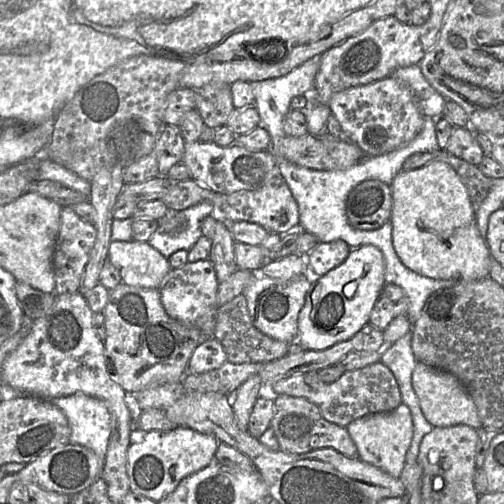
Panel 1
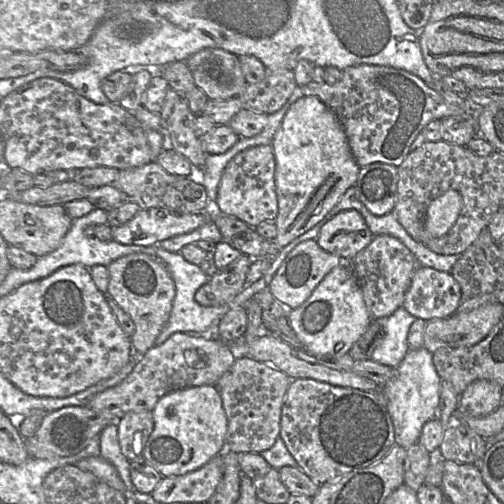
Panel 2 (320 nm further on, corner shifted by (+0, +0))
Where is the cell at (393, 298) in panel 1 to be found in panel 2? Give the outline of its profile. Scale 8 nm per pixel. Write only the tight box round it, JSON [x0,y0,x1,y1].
[402,266,461,322]

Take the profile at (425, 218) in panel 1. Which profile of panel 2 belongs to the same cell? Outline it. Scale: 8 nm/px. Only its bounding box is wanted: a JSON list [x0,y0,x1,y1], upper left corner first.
[426,190,462,238]

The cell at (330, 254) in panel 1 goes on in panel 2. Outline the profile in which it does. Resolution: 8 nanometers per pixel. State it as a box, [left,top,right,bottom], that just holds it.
[316,209,373,260]

